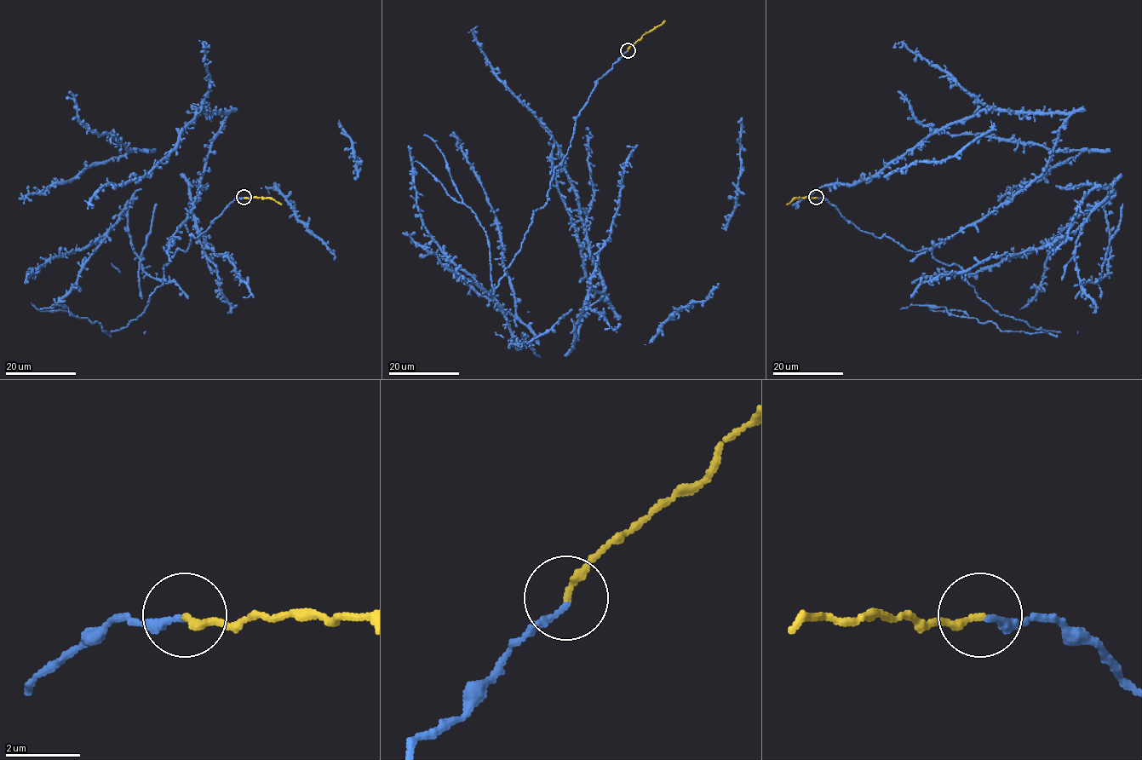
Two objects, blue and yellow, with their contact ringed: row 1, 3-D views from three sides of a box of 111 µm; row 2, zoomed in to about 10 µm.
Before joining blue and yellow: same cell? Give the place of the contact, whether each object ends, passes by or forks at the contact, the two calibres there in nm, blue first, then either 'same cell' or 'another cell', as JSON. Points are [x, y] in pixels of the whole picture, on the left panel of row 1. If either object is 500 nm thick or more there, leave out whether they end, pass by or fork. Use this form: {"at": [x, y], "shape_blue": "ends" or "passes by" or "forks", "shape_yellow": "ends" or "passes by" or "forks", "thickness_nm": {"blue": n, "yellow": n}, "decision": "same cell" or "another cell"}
{"at": [243, 197], "shape_blue": "ends", "shape_yellow": "ends", "thickness_nm": {"blue": 180, "yellow": 190}, "decision": "same cell"}

